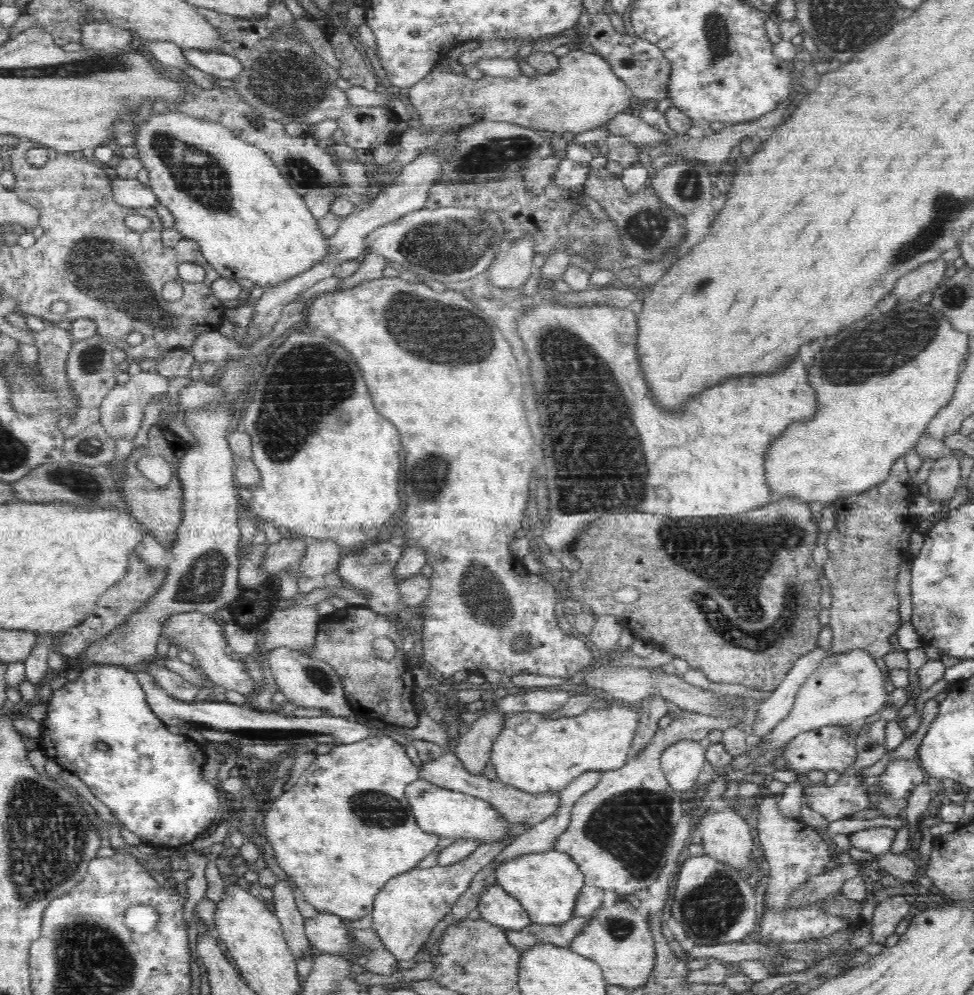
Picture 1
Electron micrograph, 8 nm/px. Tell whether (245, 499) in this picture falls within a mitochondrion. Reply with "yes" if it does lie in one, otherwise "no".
no

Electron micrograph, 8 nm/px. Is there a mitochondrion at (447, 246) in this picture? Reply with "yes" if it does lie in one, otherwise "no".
yes

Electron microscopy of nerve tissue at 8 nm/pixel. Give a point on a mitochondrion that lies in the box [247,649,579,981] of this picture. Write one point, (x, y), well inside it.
(374, 809)

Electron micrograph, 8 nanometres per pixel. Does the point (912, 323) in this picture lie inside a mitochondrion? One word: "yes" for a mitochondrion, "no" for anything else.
yes

